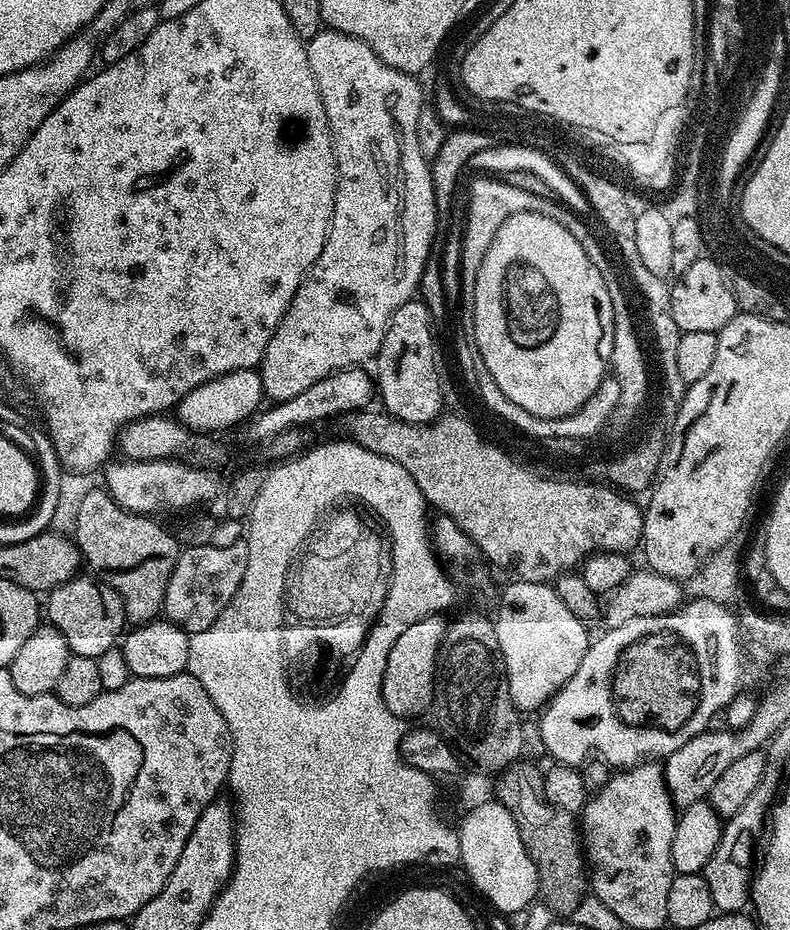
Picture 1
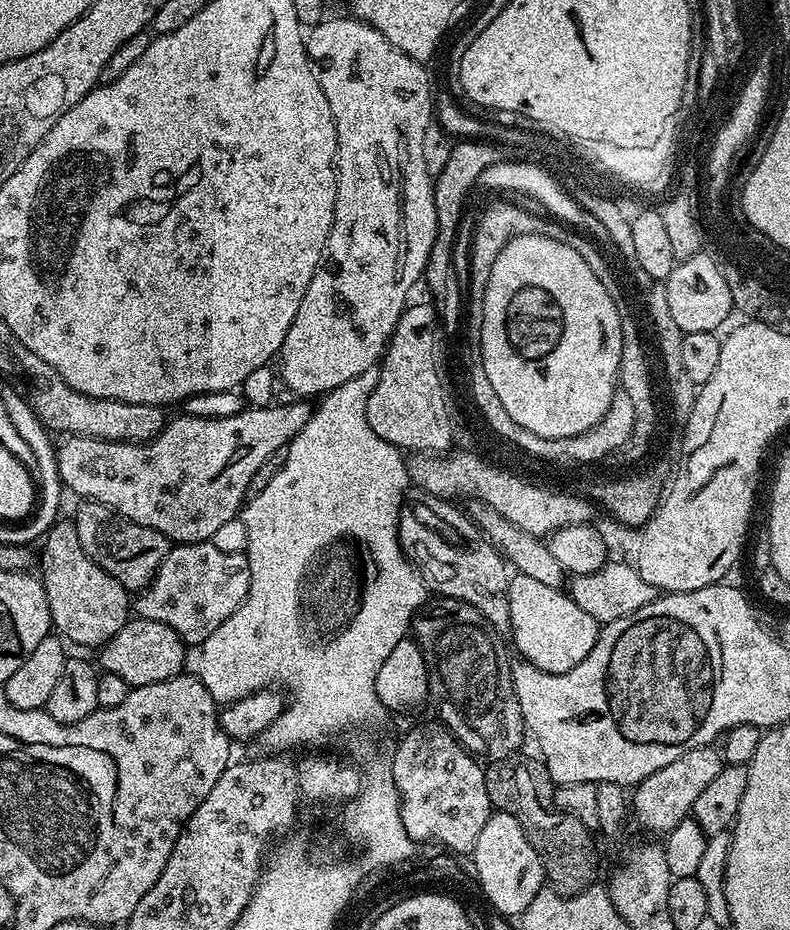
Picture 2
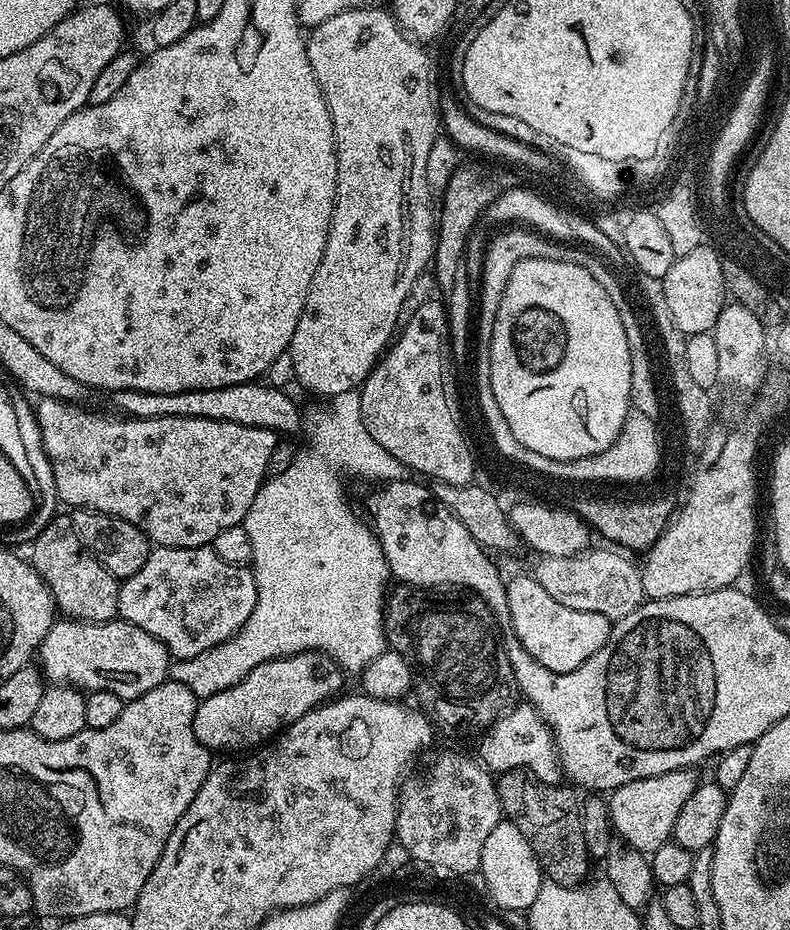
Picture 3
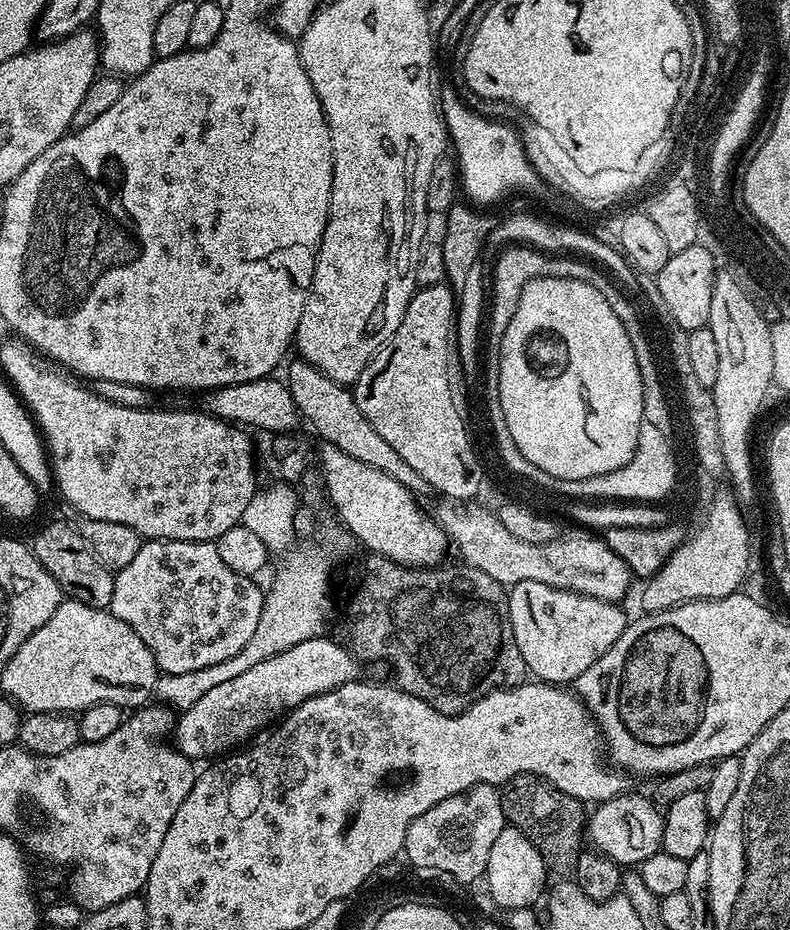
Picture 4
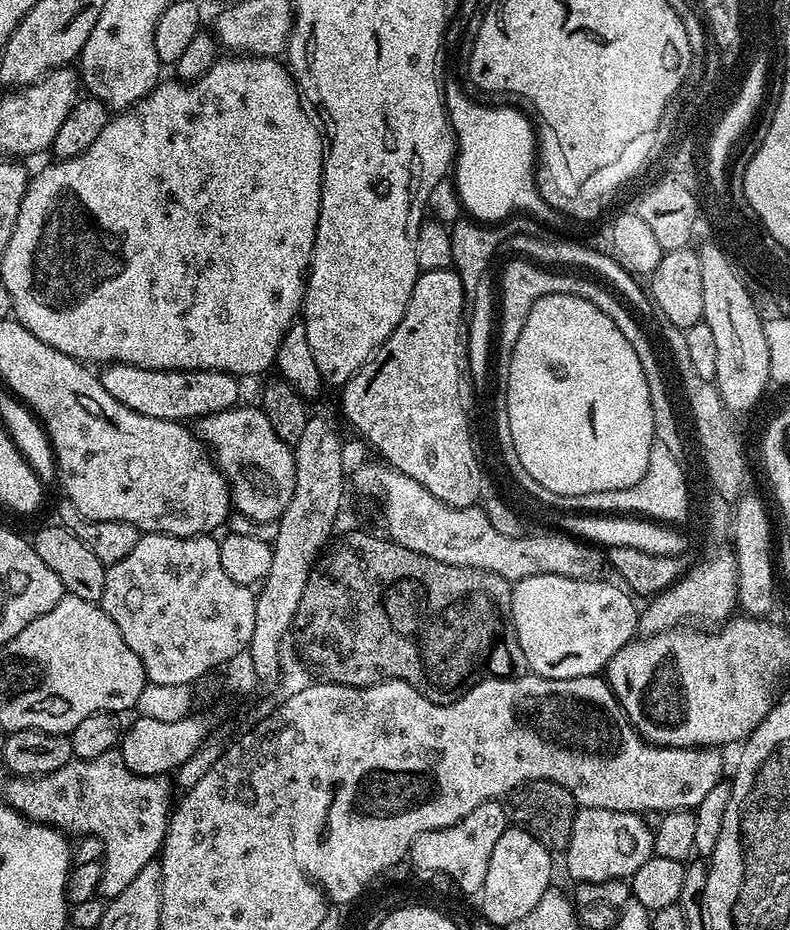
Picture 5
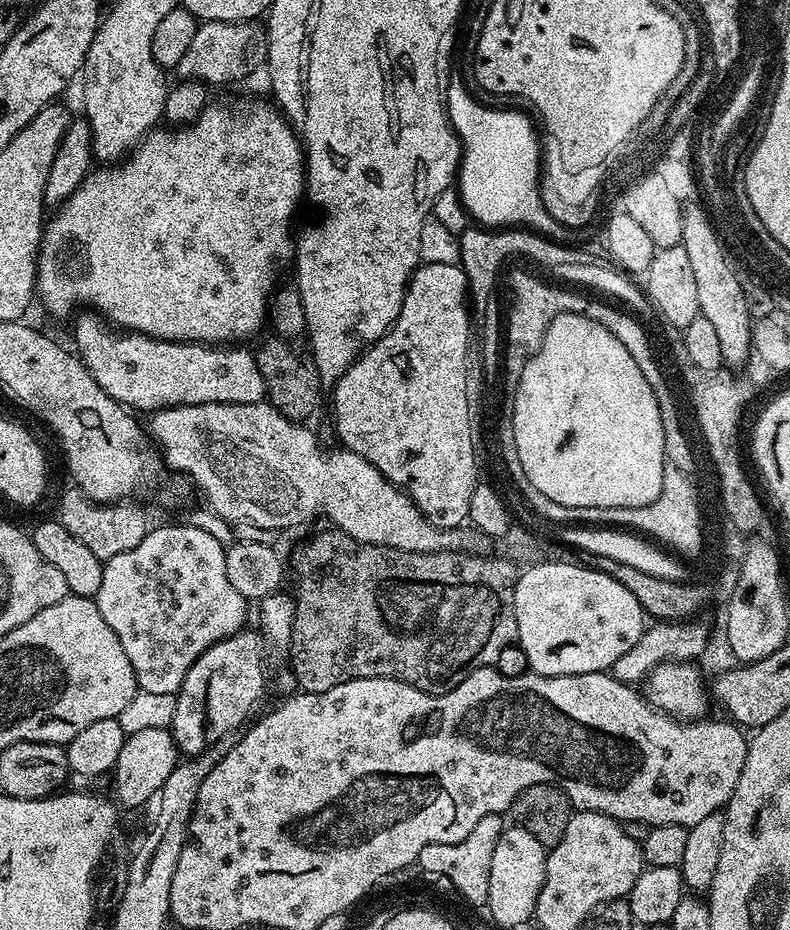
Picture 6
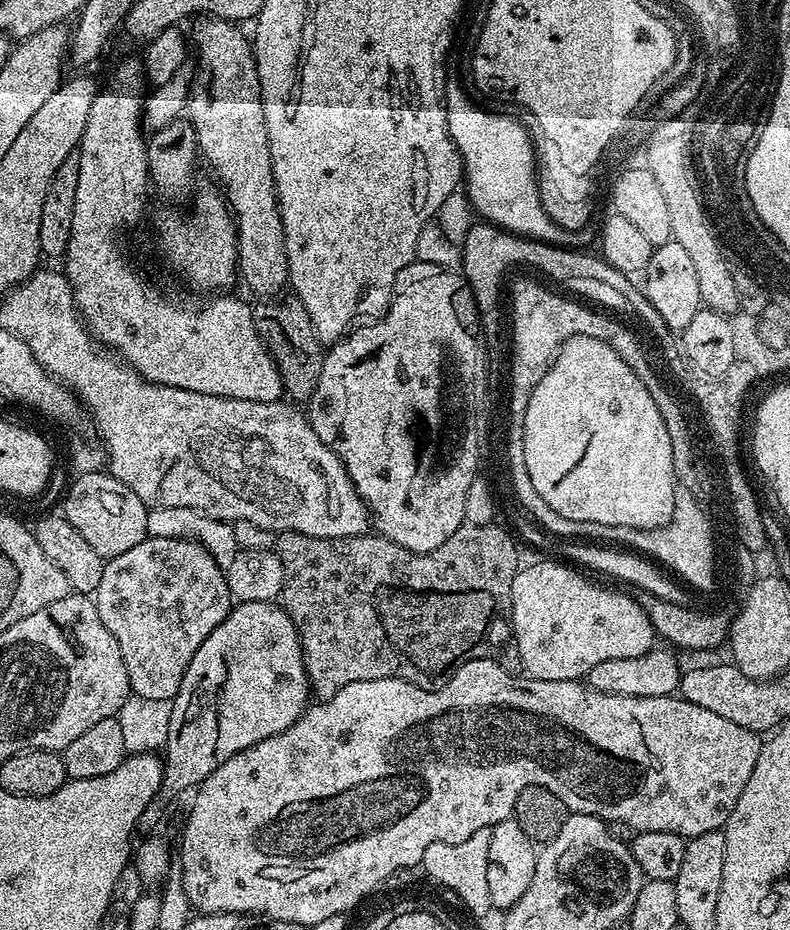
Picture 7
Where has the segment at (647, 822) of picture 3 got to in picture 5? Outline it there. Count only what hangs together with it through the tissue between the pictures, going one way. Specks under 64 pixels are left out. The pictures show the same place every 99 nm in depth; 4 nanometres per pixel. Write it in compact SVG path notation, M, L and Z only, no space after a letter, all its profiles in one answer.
M580 808L574 818L574 830L562 859L573 881L597 884L603 880L631 878L653 856L653 829L639 812L619 812L601 808Z

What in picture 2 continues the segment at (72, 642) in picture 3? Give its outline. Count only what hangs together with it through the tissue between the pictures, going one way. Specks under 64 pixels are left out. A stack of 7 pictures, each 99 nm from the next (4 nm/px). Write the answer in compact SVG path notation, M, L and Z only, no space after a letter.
M132 618L99 649L99 667L110 674L118 674L118 678L122 678L129 689L150 686L154 682L181 675L184 672L185 651L184 641L170 626L157 620Z

